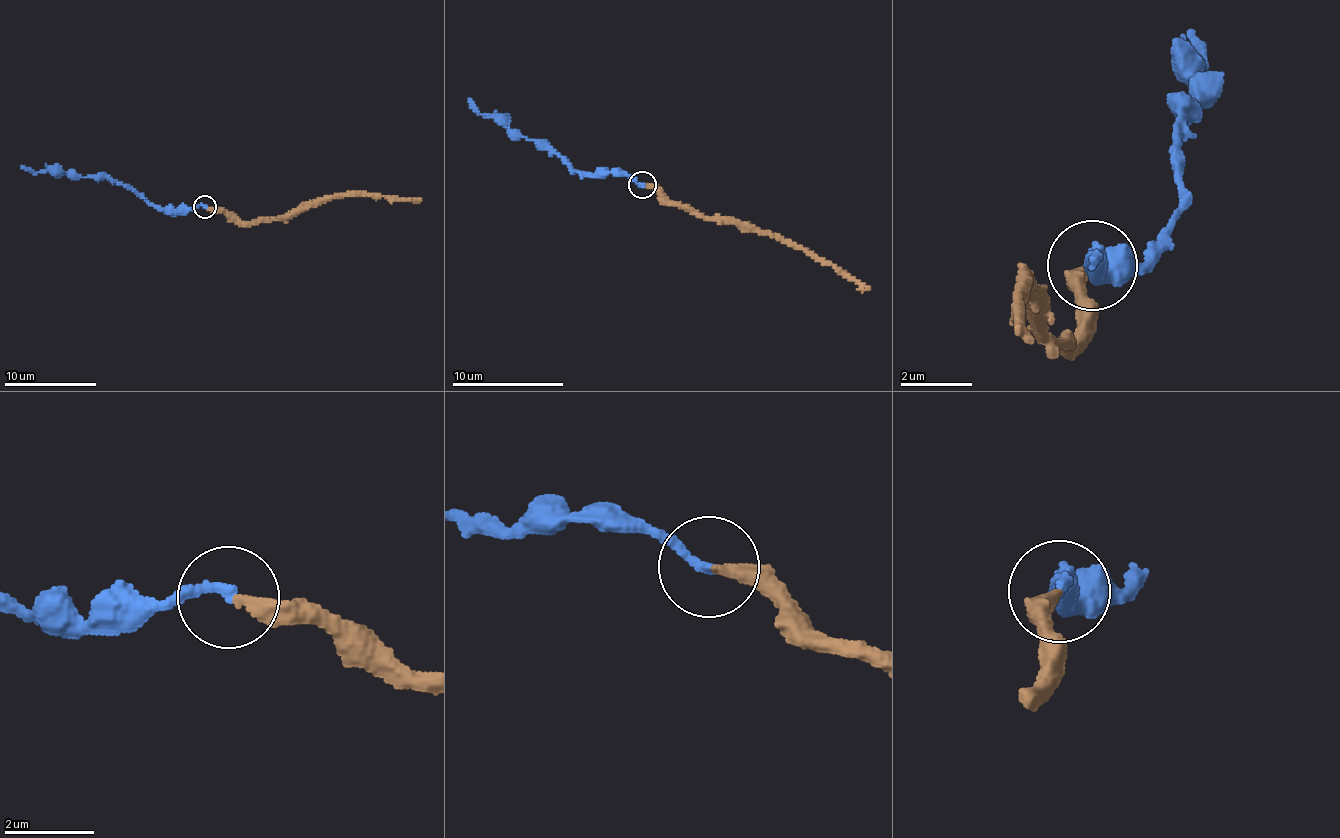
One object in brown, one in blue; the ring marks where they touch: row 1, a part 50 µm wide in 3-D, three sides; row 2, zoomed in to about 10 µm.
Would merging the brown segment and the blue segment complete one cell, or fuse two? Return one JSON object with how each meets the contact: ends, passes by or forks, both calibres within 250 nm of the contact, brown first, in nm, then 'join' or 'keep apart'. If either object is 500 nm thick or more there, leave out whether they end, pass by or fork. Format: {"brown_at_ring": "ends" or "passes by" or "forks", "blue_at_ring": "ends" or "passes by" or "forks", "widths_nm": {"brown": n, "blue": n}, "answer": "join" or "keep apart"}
{"brown_at_ring": "ends", "blue_at_ring": "ends", "widths_nm": {"brown": 280, "blue": 220}, "answer": "keep apart"}

